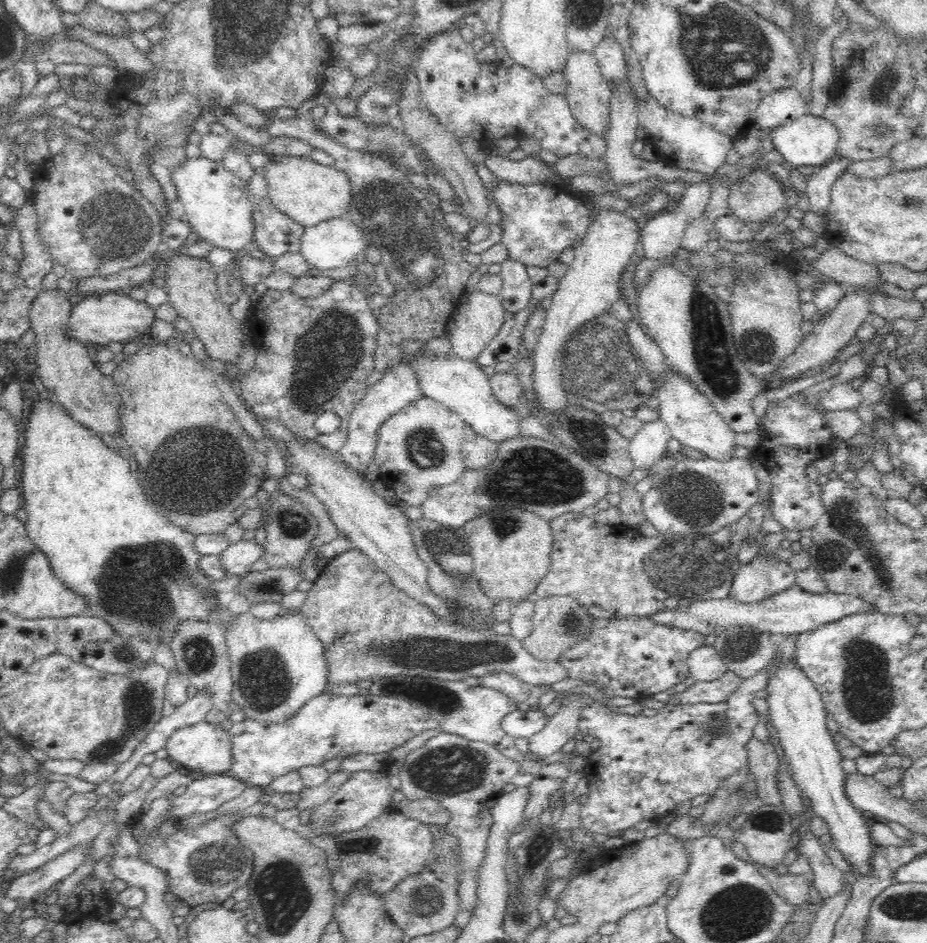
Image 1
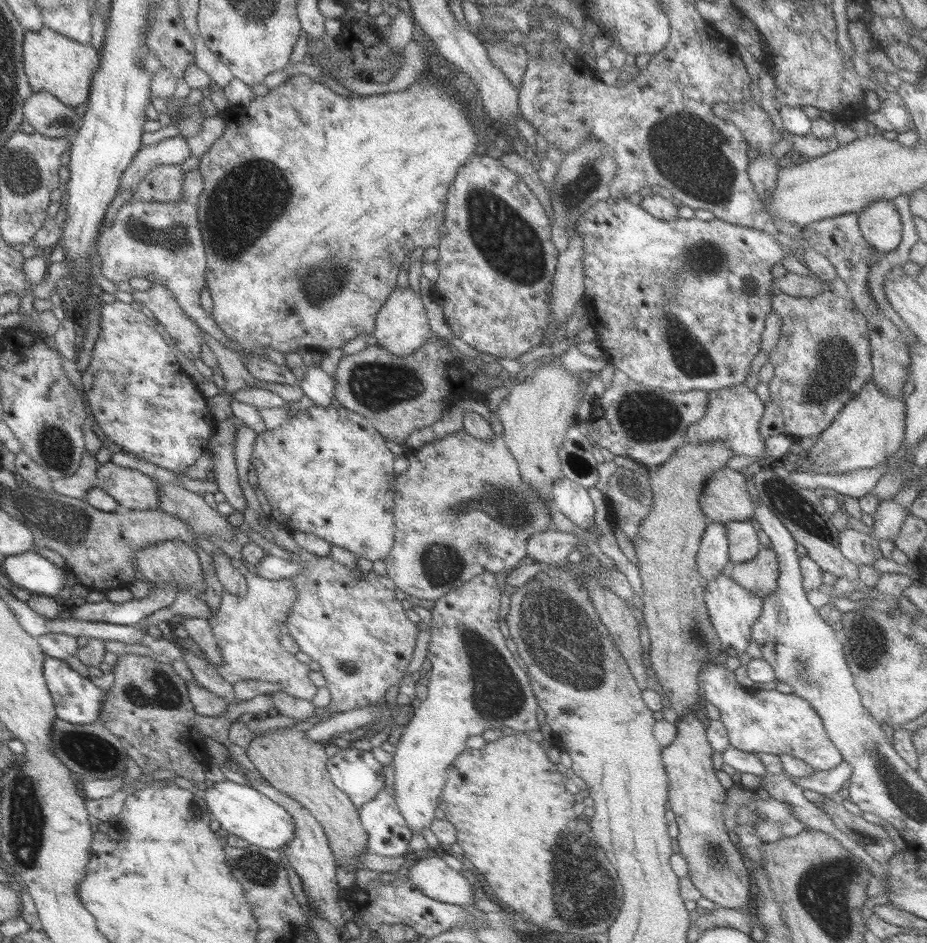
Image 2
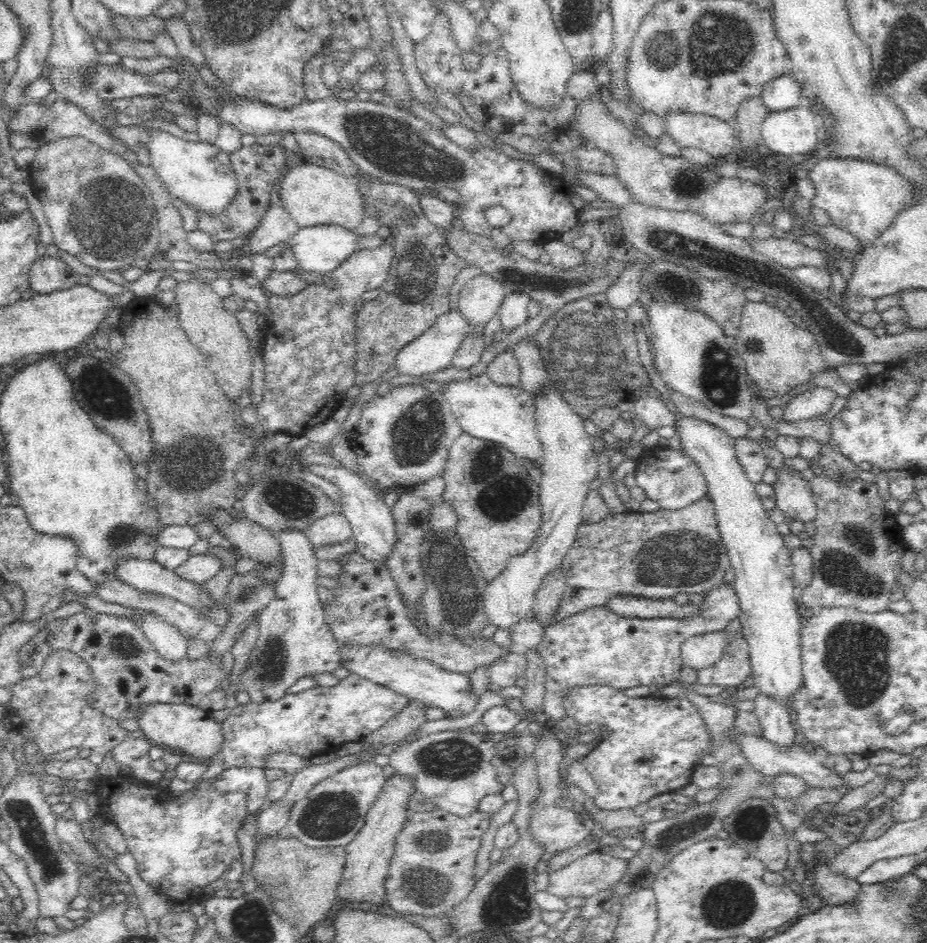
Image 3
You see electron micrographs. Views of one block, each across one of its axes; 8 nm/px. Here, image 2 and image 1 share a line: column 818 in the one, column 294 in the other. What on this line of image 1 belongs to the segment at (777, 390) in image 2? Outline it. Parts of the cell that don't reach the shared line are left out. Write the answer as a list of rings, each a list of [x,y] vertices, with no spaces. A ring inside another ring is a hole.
[[[358,271],[353,278],[346,281],[333,280],[333,286],[322,294],[320,297],[314,299],[304,299],[302,297],[295,296],[290,291],[274,291],[268,289],[267,292],[260,298],[254,298],[253,308],[251,309],[248,317],[249,331],[252,332],[252,338],[254,344],[256,344],[257,358],[255,359],[254,368],[242,376],[239,376],[234,382],[237,388],[238,394],[246,406],[250,410],[251,414],[262,421],[264,418],[276,419],[279,424],[282,424],[294,433],[294,436],[302,439],[314,440],[316,443],[330,449],[331,451],[339,451],[347,439],[347,422],[350,416],[350,411],[364,398],[369,385],[366,383],[368,380],[368,374],[374,371],[374,354],[377,348],[377,332],[378,332],[378,321],[374,316],[374,312],[368,307],[367,298],[374,291],[374,281],[368,277],[368,275],[362,275]],[[323,412],[334,412],[334,414],[340,417],[340,426],[338,432],[332,434],[320,434],[316,428],[314,428],[314,421]]]

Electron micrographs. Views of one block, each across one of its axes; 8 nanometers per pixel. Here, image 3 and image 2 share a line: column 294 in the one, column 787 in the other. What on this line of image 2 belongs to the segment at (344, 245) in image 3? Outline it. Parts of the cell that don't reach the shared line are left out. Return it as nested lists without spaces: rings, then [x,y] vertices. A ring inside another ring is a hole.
[[[610,197],[600,200],[590,206],[586,213],[582,213],[572,231],[578,232],[582,238],[584,248],[584,286],[585,308],[590,316],[589,324],[598,335],[597,341],[602,345],[604,356],[607,356],[616,369],[630,377],[630,380],[643,384],[646,387],[659,388],[666,392],[688,392],[692,390],[704,392],[716,392],[721,388],[734,388],[743,382],[749,375],[750,365],[754,357],[760,353],[762,332],[764,332],[764,320],[773,308],[771,298],[774,296],[772,268],[783,262],[788,257],[795,258],[797,252],[805,253],[808,248],[806,240],[790,238],[786,234],[764,234],[752,228],[743,228],[742,225],[732,225],[722,220],[702,221],[692,218],[691,220],[675,219],[662,221],[652,217],[644,211],[640,205],[634,205],[628,199],[614,199]]]

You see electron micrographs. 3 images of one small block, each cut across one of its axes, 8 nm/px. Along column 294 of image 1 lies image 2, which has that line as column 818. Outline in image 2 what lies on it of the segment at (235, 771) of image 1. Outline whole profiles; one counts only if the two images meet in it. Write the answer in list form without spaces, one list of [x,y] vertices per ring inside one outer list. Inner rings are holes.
[[[722,658],[704,665],[700,678],[702,702],[712,704],[720,712],[729,747],[750,754],[788,754],[806,762],[812,770],[834,770],[842,762],[838,748],[829,740],[822,720],[806,700],[778,690],[761,690],[753,693],[736,681],[734,671],[724,666]]]

